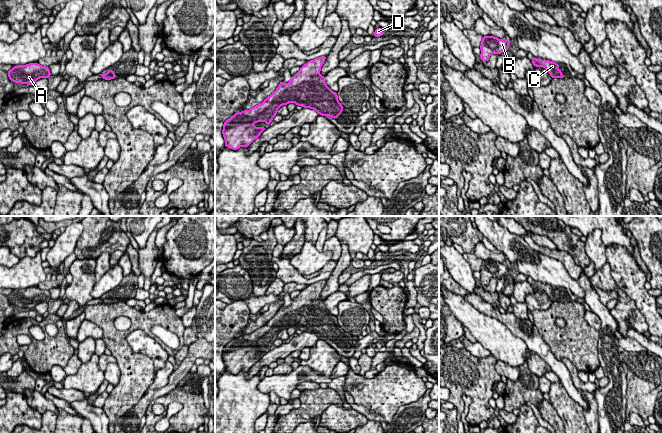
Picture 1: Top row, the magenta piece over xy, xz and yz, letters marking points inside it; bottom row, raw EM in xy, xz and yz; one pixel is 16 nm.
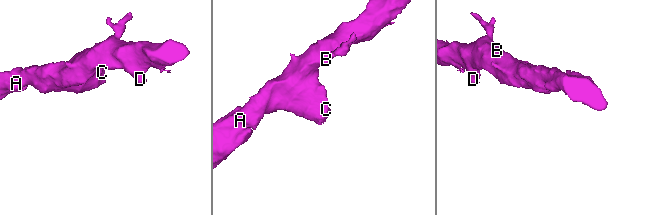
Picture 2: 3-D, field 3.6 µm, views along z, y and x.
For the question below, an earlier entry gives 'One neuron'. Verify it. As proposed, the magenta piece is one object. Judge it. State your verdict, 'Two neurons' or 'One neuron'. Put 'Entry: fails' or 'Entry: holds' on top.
Entry: holds
One neuron

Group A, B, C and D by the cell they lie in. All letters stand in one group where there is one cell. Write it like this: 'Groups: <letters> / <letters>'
Groups: A B C D

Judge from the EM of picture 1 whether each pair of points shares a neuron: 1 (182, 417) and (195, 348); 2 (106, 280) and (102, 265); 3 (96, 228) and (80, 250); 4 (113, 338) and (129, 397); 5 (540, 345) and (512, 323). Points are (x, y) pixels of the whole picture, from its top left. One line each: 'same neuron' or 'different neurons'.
1: different neurons
2: different neurons
3: same neuron
4: same neuron
5: same neuron

